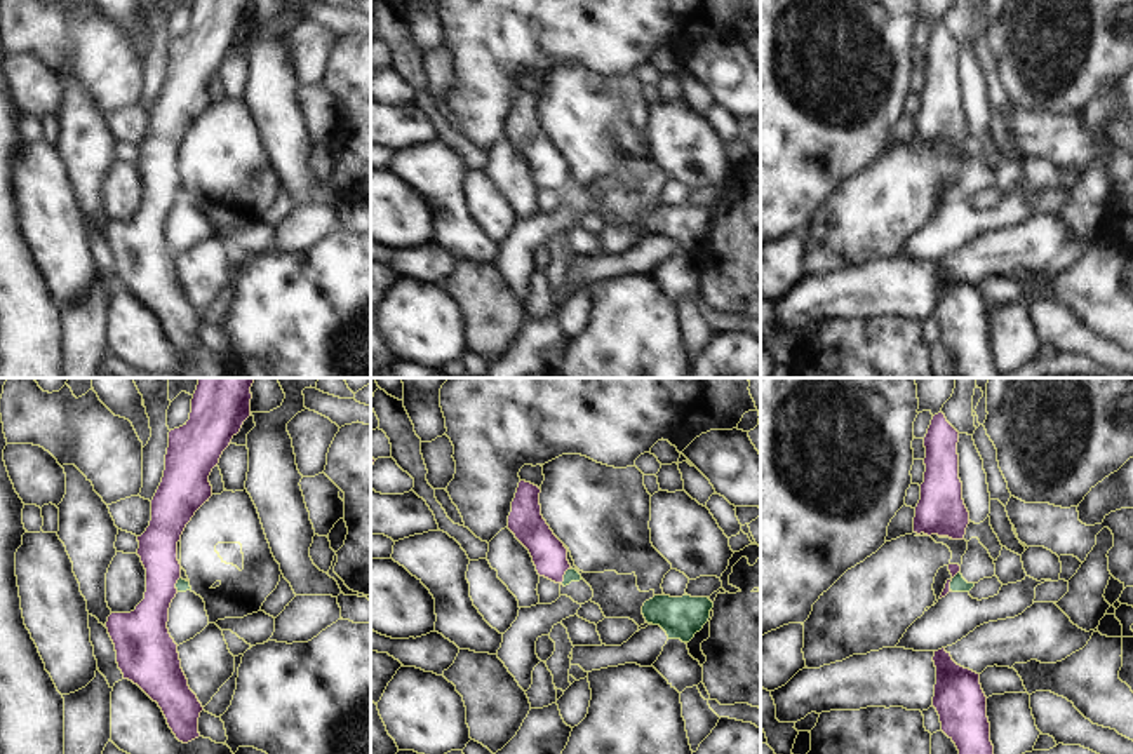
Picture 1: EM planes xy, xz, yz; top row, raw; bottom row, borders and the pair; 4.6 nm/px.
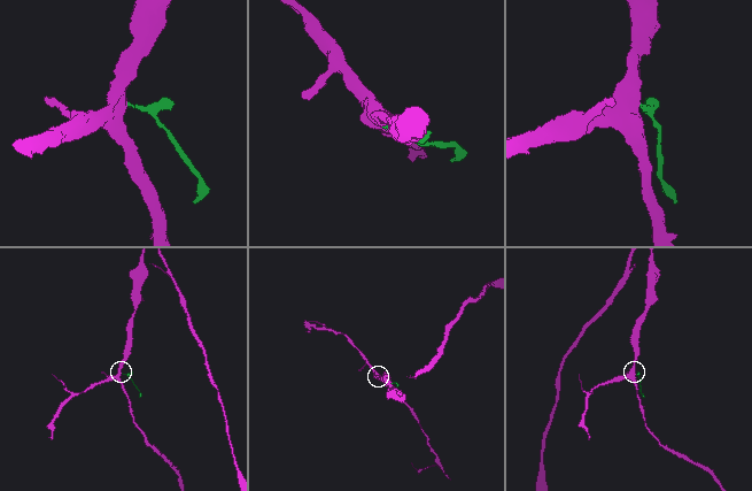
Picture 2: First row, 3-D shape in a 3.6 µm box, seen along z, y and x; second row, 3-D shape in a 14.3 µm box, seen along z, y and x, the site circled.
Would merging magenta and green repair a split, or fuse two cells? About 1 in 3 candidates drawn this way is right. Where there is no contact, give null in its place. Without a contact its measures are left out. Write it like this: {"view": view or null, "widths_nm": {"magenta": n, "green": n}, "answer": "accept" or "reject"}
{"view": "yz", "widths_nm": {"magenta": 50, "green": 70}, "answer": "reject"}

